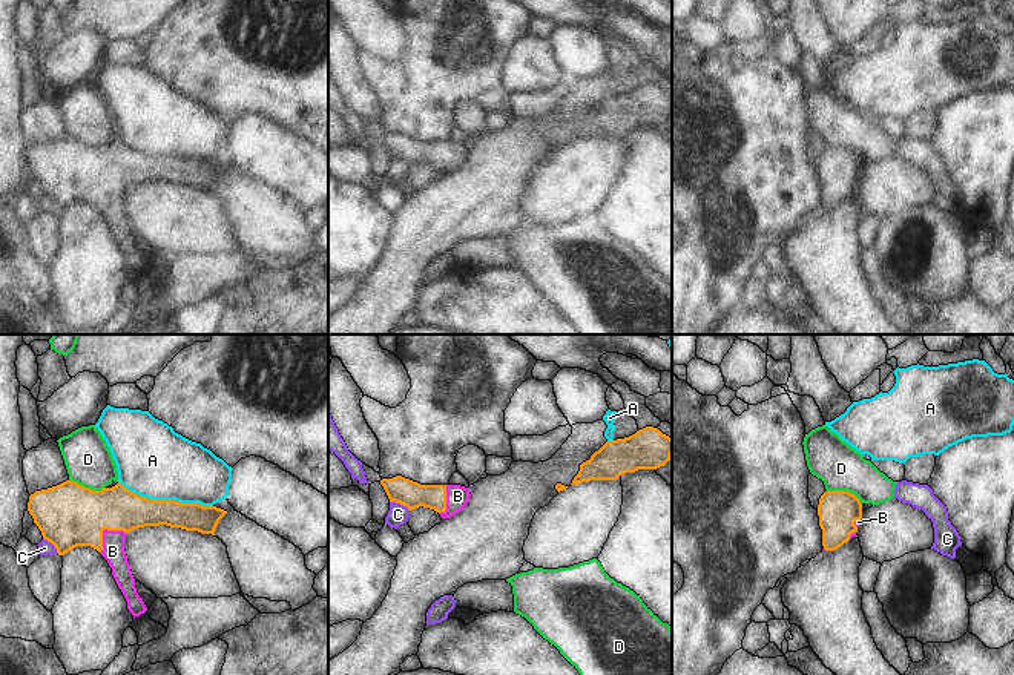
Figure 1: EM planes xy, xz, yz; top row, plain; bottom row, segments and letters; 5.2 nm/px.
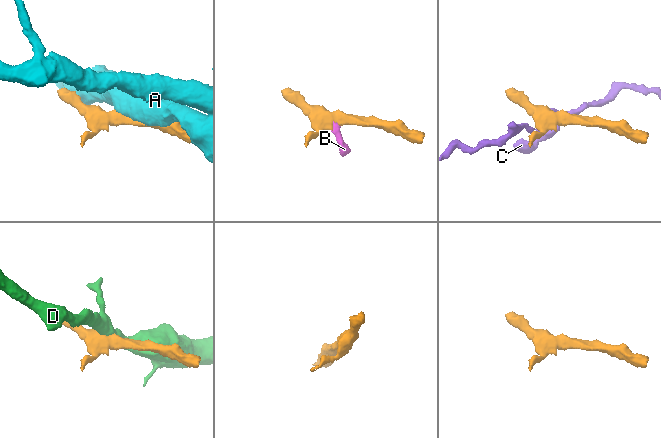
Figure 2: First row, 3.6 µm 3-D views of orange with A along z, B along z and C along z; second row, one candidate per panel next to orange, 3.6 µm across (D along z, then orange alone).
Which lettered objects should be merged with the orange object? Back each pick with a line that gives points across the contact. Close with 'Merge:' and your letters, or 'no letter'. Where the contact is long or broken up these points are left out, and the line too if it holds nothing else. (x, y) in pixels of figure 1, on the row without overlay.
B: way xy (68, 171), (91, 174), (103, 186), (112, 207)
Merge: B

